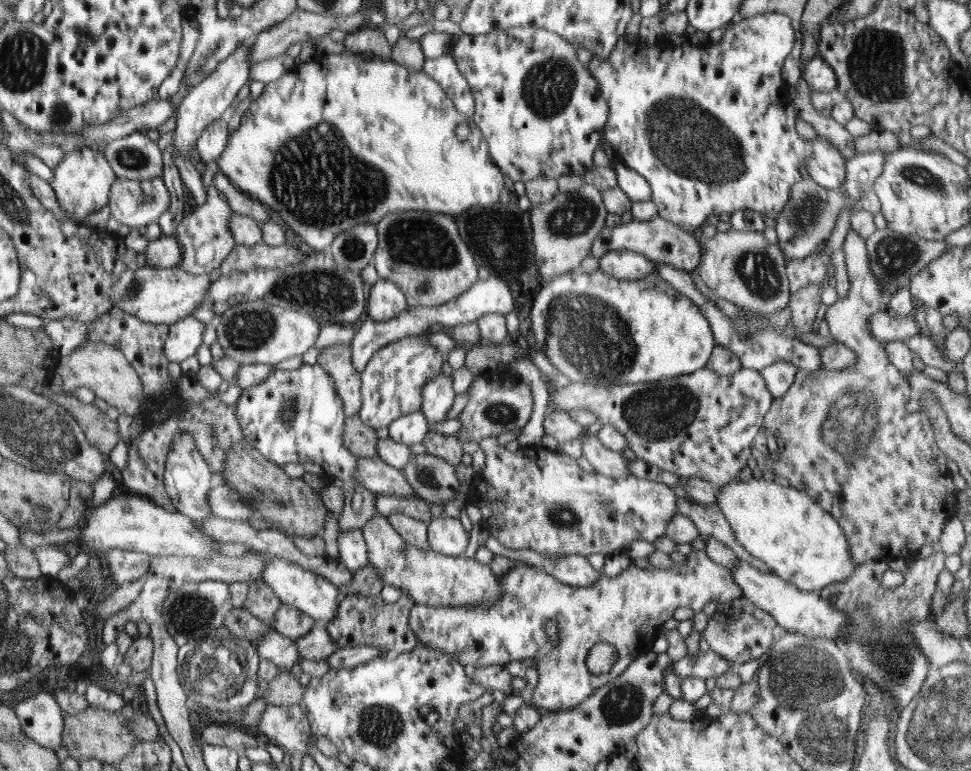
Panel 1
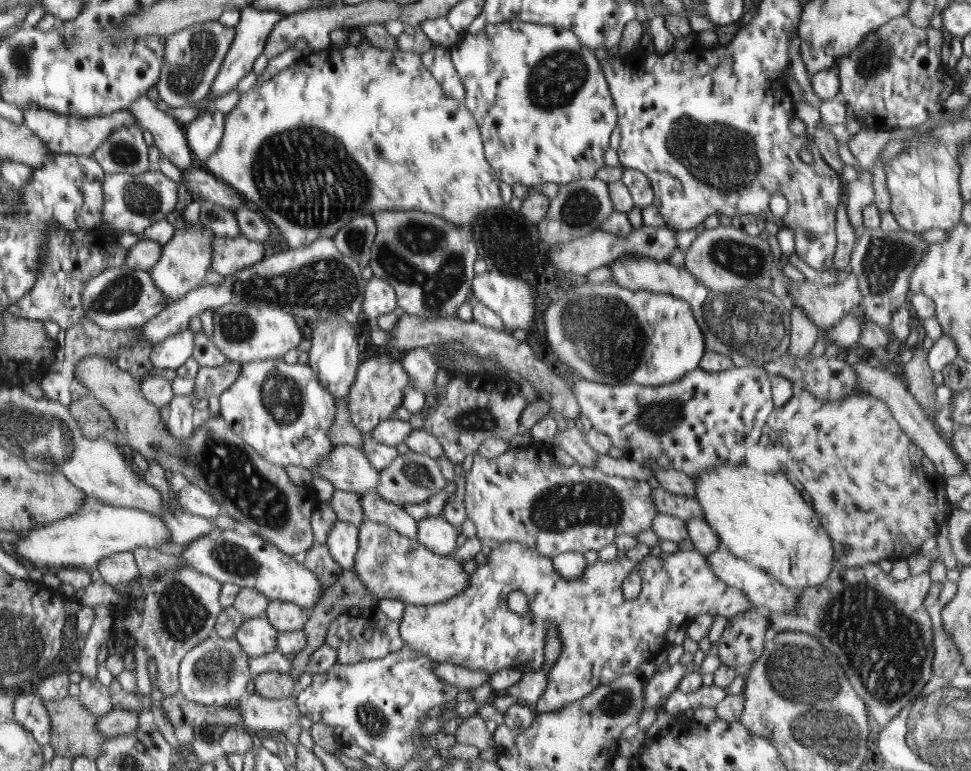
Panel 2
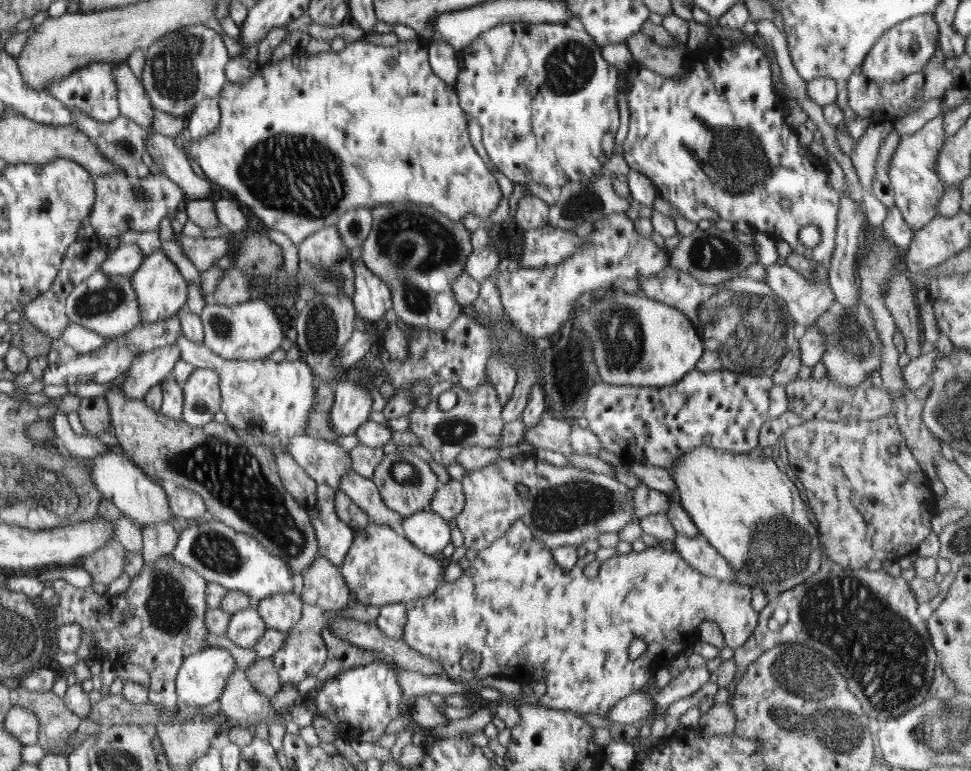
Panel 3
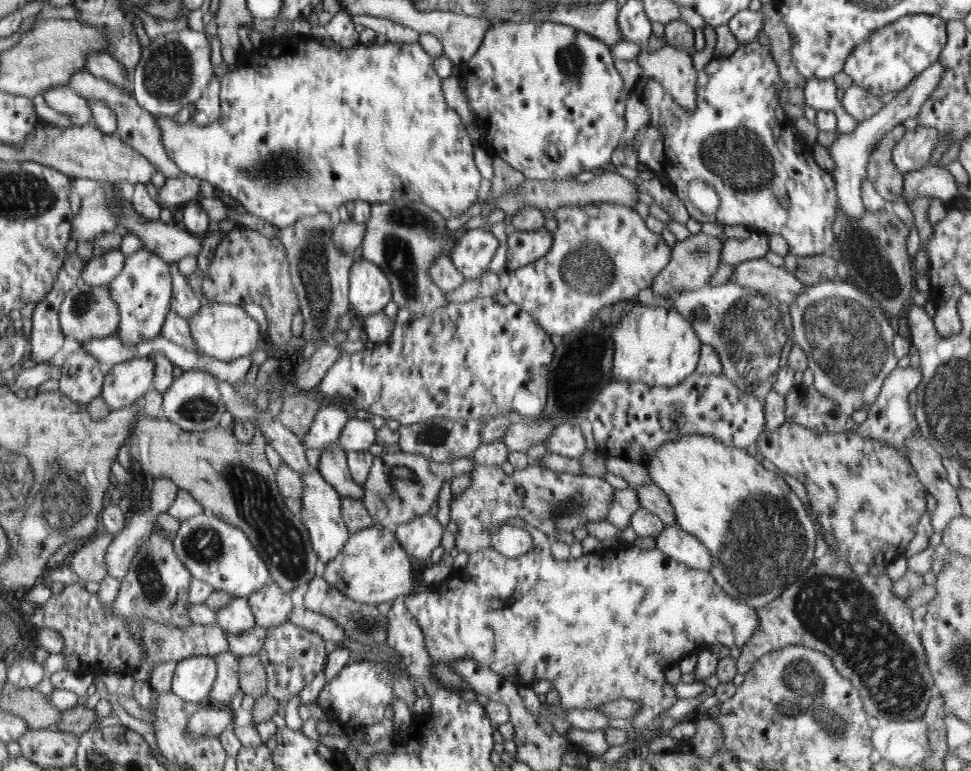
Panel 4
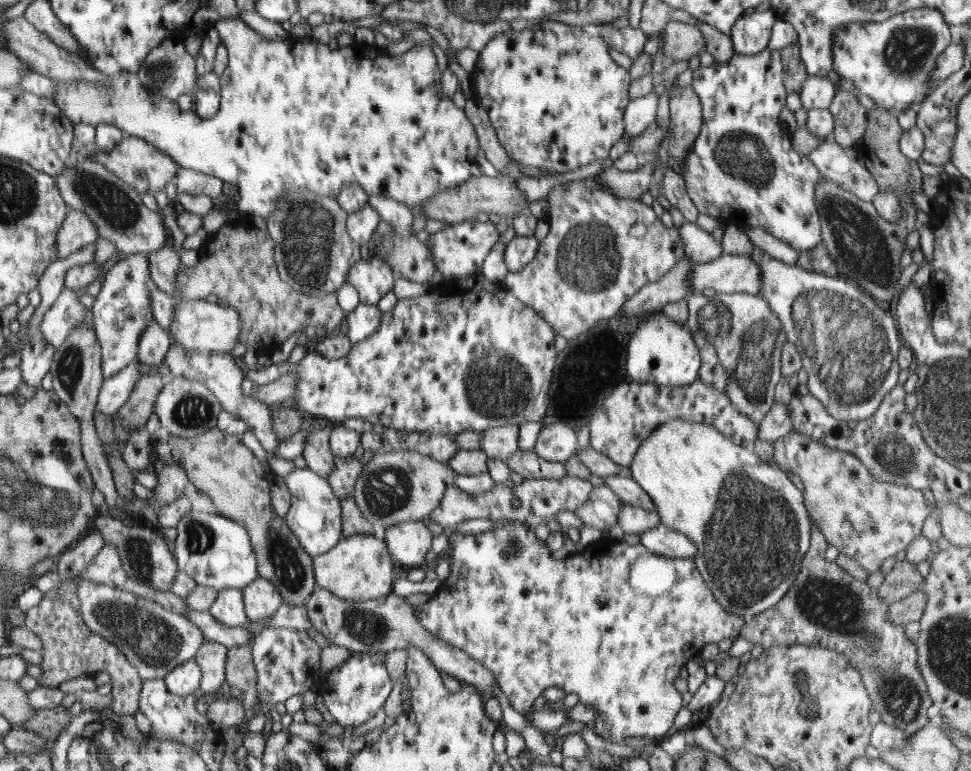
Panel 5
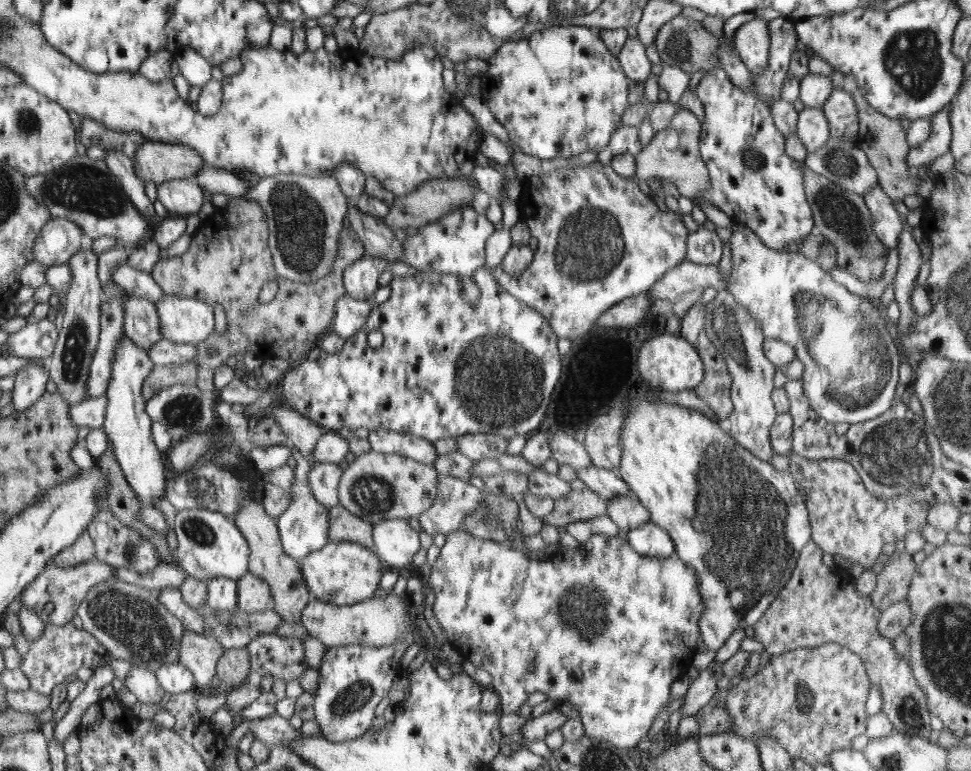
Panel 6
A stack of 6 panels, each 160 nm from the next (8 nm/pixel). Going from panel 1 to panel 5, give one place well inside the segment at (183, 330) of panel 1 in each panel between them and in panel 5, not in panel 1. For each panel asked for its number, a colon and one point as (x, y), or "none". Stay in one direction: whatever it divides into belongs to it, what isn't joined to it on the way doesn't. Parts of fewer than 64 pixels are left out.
2: (173, 352)
3: (150, 368)
4: (124, 383)
5: (114, 393)

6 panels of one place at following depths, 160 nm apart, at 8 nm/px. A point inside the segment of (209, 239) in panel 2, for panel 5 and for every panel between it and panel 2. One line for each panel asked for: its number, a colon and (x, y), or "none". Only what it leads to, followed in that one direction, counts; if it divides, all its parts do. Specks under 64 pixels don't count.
3: (161, 289)
4: (142, 291)
5: (122, 310)

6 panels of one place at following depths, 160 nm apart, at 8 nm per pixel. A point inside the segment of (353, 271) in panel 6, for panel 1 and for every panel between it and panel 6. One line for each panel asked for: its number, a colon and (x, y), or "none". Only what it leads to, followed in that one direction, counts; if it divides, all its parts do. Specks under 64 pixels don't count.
1: (385, 301)
2: (379, 299)
3: (372, 299)
4: (369, 290)
5: (373, 278)

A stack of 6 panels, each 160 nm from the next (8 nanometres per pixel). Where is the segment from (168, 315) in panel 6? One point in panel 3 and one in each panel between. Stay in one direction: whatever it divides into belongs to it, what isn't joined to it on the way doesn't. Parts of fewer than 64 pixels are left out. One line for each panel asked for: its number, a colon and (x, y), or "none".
3: (249, 331)
4: (223, 331)
5: (198, 325)

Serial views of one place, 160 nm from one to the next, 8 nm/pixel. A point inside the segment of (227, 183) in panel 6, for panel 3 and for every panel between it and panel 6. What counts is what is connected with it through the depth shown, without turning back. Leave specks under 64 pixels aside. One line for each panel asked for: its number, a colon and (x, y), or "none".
3: (125, 201)
4: (176, 191)
5: (188, 181)

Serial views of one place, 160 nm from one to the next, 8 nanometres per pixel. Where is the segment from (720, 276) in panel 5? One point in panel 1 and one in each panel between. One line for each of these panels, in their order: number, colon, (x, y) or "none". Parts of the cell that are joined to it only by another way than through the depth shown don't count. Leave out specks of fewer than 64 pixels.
1: (899, 495)
2: (826, 306)
3: (805, 301)
4: (760, 275)

